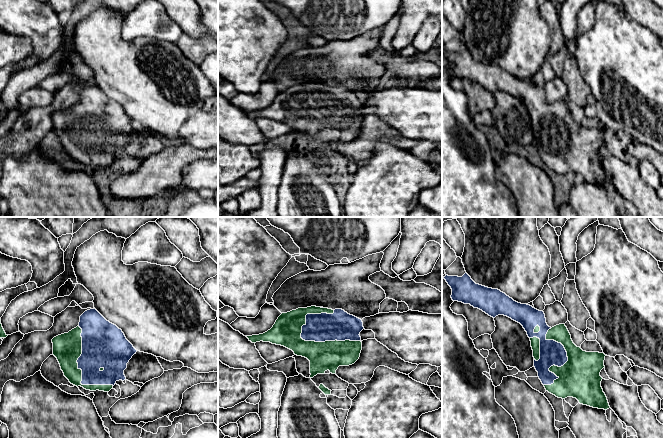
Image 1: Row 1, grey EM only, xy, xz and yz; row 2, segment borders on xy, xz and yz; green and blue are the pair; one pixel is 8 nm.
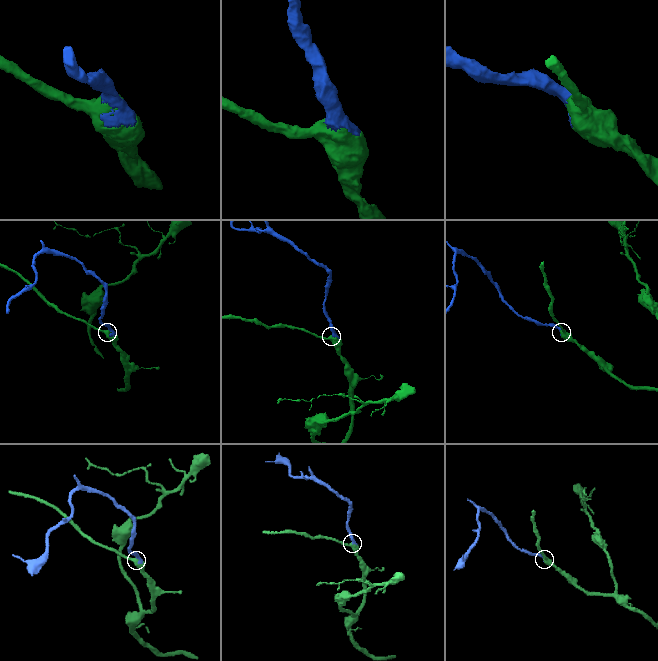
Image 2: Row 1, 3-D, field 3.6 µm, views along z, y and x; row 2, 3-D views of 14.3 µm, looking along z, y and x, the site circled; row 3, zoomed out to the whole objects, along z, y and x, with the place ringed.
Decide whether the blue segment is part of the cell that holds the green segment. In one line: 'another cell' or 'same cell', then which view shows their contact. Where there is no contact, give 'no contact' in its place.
same cell | xz

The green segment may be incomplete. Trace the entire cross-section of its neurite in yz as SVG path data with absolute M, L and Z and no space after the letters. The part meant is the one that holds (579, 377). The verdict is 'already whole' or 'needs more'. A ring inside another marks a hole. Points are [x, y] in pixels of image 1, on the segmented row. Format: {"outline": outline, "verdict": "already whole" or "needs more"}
{"outline": "M467 273L462 277L446 275L444 279L452 289L453 301L470 304L493 318L498 315L507 316L523 326L531 341L534 367L546 391L562 399L576 398L580 404L593 408L604 410L610 408L601 387L603 378L600 376L600 372L605 368L606 355L604 353L583 351L573 343L565 324L549 327L543 311L527 304L518 303L498 289L476 284Z", "verdict": "needs more"}

